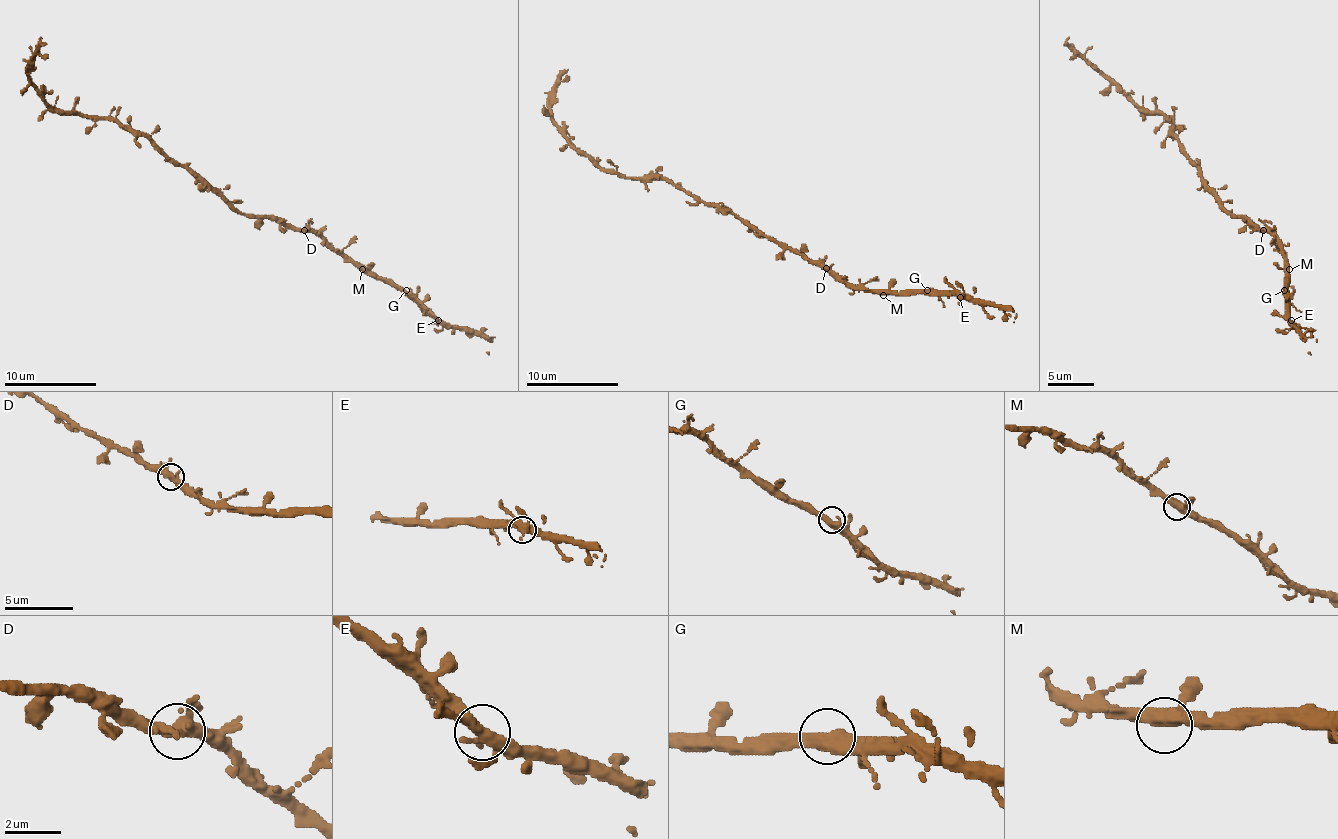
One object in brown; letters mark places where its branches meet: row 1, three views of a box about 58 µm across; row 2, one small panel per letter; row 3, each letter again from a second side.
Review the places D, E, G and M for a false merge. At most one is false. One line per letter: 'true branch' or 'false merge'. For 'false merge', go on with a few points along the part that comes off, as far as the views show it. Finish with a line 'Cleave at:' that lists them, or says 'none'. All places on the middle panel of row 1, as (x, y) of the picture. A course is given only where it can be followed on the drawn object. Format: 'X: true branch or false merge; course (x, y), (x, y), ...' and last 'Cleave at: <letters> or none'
D: true branch
E: true branch
G: true branch
M: true branch
Cleave at: none

